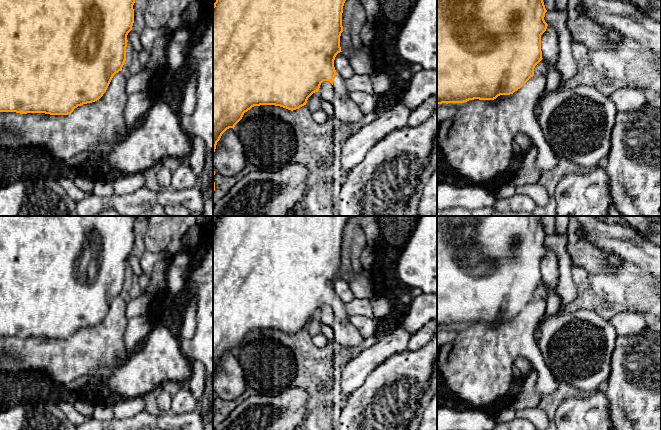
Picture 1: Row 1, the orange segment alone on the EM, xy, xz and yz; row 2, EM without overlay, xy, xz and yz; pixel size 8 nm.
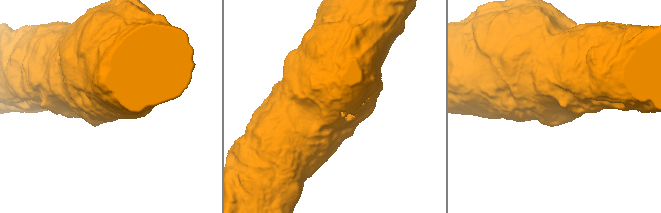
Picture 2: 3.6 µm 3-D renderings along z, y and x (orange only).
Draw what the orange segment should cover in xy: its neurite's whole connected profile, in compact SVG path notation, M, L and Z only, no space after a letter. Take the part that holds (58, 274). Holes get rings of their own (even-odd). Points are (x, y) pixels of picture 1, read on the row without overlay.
M0 216L0 336L45 337L50 339L68 339L75 332L83 328L92 327L99 324L106 316L113 300L122 295L126 284L127 259L132 254L134 247L133 229L137 219L135 216Z

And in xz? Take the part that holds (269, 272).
M221 216L213 229L213 378L222 358L242 343L245 336L254 330L275 329L288 334L296 334L306 329L308 322L319 315L323 305L333 309L335 318L340 322L348 322L349 316L345 303L334 291L334 284L340 271L340 260L343 256L342 237L346 224L359 216Z

